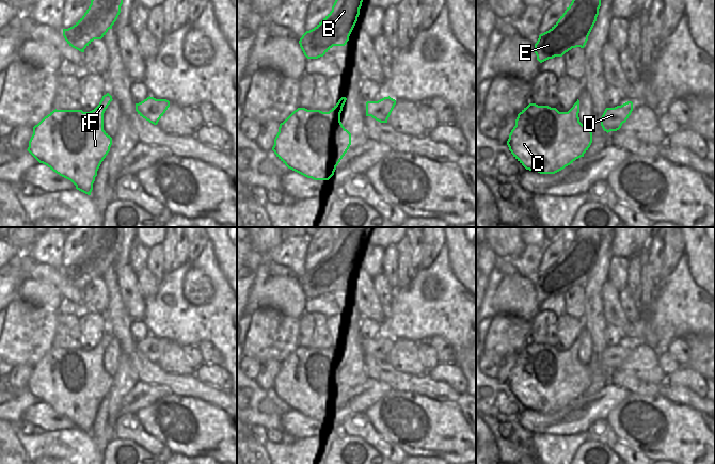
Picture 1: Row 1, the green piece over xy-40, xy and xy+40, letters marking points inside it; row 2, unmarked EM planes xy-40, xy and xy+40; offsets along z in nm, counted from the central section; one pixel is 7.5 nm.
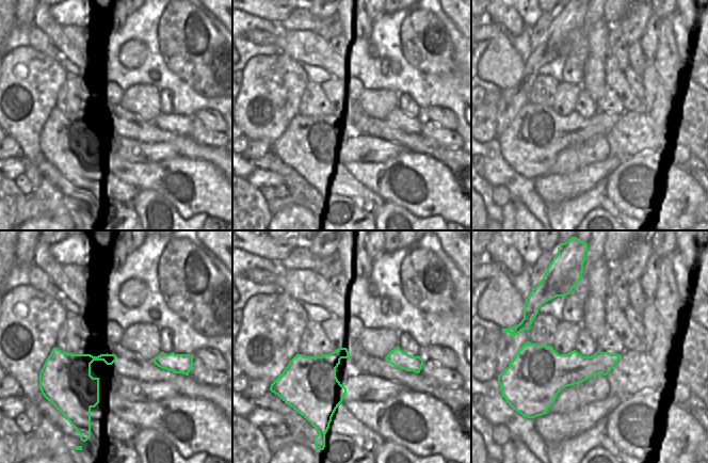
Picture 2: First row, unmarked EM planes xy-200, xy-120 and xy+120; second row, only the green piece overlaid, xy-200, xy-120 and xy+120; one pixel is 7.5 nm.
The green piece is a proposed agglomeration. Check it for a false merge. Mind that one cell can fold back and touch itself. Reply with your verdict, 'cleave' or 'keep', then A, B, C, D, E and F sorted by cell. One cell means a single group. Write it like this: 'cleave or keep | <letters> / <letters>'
cleave | A B D E F / C

